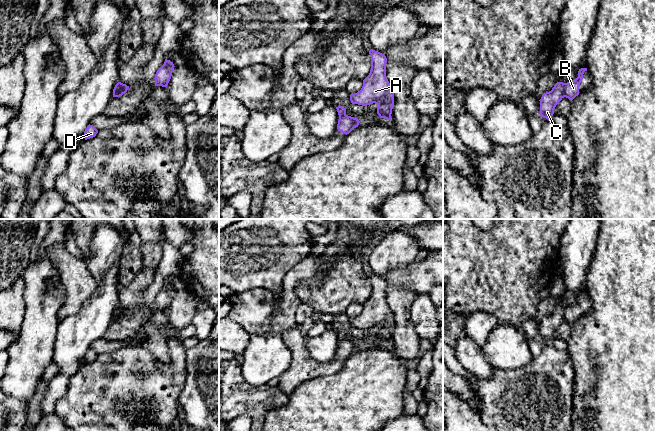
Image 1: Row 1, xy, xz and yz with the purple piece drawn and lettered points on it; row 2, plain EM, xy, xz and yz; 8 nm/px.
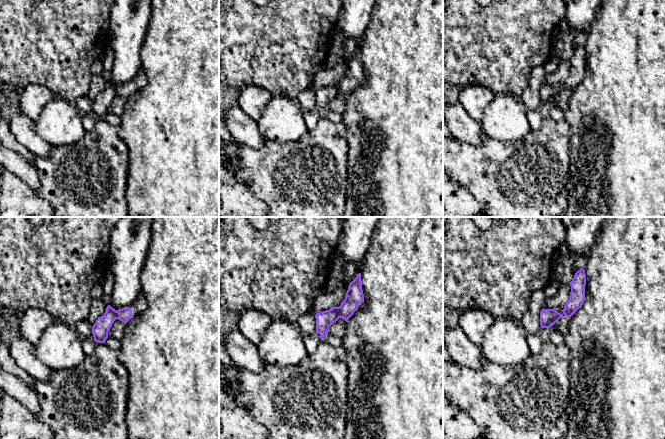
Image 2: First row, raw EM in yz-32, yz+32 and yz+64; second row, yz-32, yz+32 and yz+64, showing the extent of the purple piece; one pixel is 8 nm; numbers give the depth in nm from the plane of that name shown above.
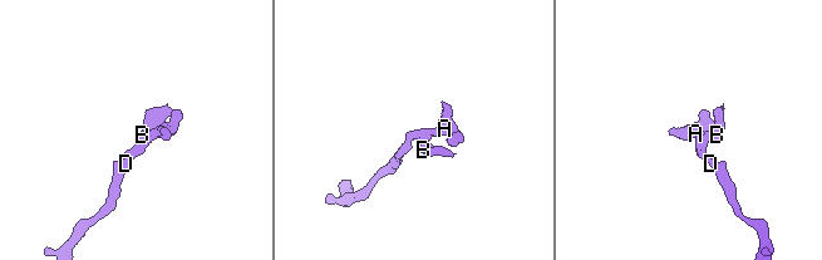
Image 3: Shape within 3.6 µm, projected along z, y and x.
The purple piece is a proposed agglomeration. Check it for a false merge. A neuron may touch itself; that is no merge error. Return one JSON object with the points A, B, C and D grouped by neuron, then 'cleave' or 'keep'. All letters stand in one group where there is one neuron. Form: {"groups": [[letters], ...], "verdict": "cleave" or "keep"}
{"groups": [["A", "C", "D"], ["B"]], "verdict": "cleave"}

